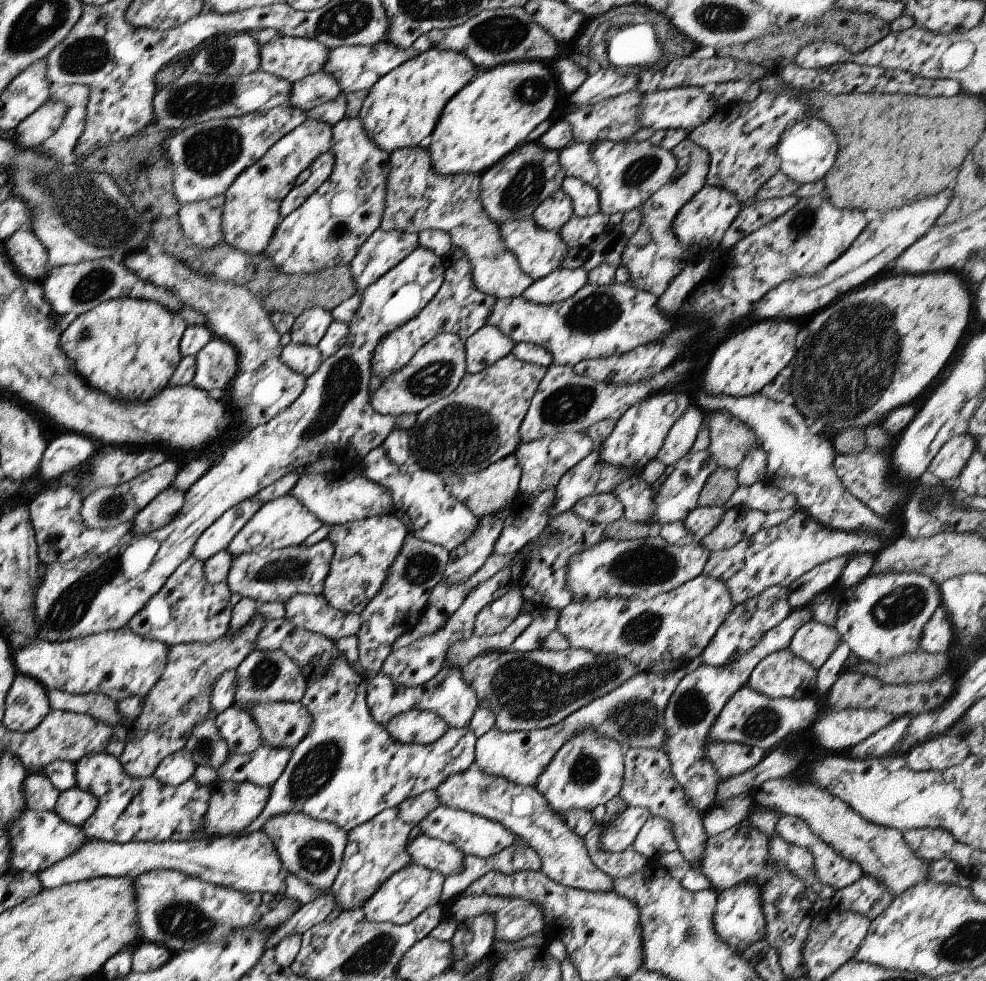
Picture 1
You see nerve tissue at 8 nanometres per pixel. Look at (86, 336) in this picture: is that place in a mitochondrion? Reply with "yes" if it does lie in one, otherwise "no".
yes

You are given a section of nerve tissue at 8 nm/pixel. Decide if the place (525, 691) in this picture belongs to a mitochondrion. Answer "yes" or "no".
yes

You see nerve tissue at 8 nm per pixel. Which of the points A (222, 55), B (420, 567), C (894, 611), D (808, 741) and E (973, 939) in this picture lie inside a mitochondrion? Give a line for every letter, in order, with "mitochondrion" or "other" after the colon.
A: mitochondrion
B: mitochondrion
C: mitochondrion
D: other
E: mitochondrion

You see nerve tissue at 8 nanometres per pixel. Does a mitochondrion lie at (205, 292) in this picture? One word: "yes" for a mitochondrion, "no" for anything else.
yes

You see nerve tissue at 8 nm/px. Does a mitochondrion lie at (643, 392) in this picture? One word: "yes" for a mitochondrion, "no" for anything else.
no

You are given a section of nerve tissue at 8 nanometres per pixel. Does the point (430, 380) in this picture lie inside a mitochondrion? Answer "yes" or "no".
yes

